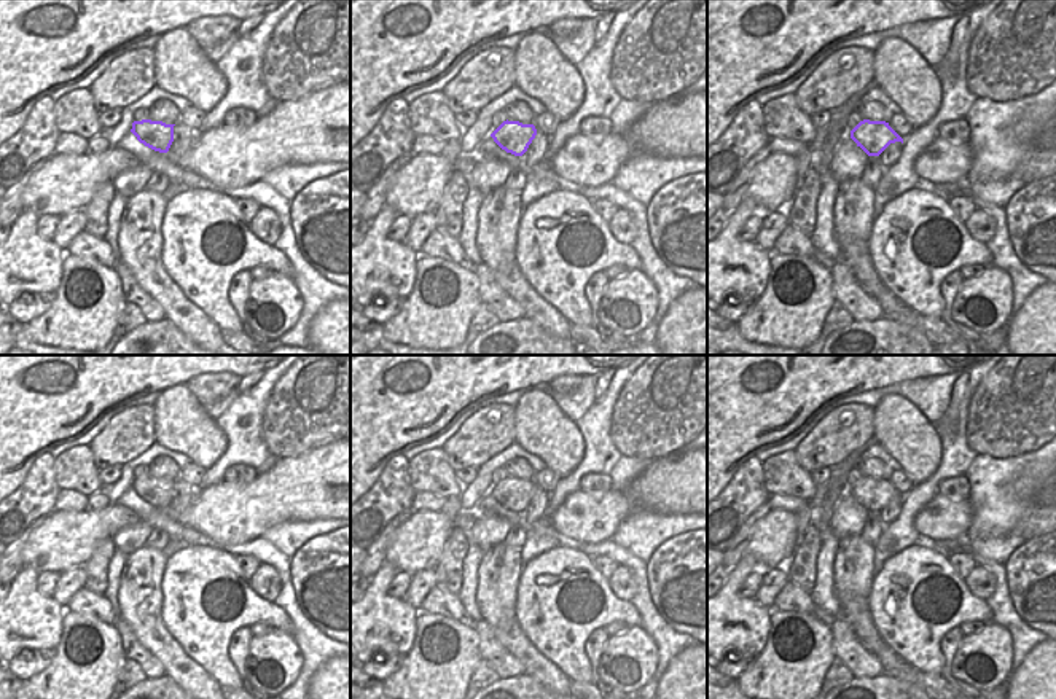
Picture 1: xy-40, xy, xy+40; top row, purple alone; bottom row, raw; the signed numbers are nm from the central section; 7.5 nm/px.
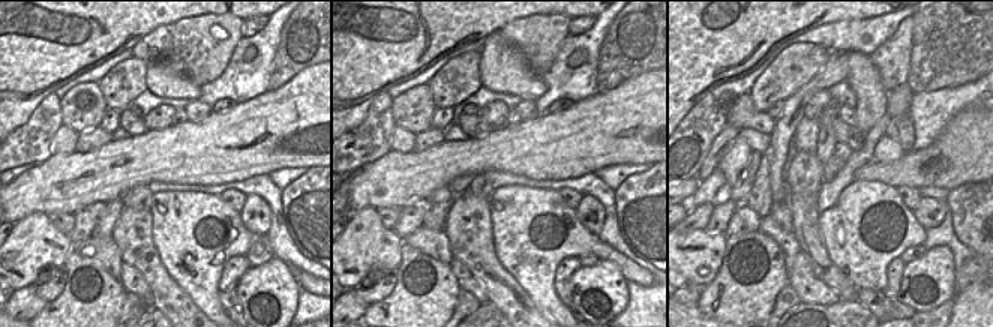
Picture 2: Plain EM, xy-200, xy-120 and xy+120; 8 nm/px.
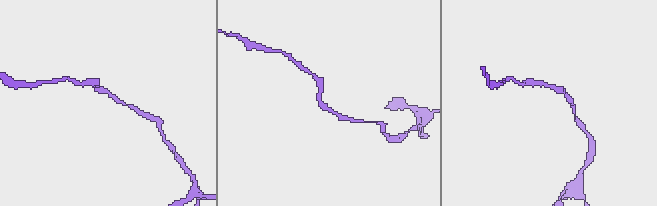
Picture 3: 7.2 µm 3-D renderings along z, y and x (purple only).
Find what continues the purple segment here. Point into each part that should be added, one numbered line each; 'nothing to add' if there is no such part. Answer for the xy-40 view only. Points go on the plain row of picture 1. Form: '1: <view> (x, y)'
nothing to add

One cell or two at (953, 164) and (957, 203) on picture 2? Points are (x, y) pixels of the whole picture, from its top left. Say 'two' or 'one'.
two

